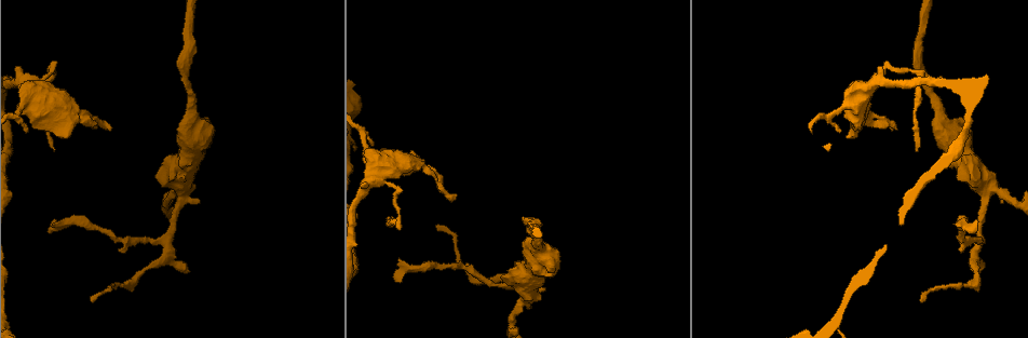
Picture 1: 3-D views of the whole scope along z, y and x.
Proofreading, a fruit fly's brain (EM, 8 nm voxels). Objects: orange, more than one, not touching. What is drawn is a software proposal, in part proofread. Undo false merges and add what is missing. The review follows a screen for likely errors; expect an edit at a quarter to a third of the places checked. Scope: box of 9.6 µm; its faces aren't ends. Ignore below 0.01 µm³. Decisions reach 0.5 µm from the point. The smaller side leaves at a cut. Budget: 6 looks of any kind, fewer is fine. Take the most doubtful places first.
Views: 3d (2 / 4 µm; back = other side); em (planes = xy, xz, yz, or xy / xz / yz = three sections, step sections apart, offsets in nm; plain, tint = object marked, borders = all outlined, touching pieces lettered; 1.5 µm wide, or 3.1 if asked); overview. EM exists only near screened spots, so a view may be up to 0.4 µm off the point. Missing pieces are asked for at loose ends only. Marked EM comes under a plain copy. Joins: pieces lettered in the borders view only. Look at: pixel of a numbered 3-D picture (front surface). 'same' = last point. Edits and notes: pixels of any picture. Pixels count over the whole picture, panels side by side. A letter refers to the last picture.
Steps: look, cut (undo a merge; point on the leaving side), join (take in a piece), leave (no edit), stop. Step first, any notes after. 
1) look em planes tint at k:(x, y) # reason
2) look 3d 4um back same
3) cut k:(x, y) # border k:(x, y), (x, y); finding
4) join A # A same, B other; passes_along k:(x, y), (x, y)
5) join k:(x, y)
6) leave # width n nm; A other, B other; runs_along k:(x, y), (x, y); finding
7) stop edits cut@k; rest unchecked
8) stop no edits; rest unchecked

look 3d 4um back at 1:(977, 221)

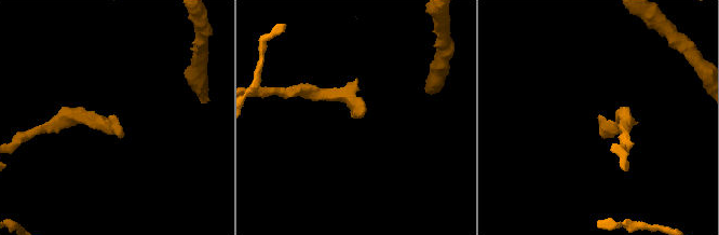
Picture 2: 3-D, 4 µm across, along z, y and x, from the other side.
look em 3.1um planes borders at 2:(599, 116) # now the EM

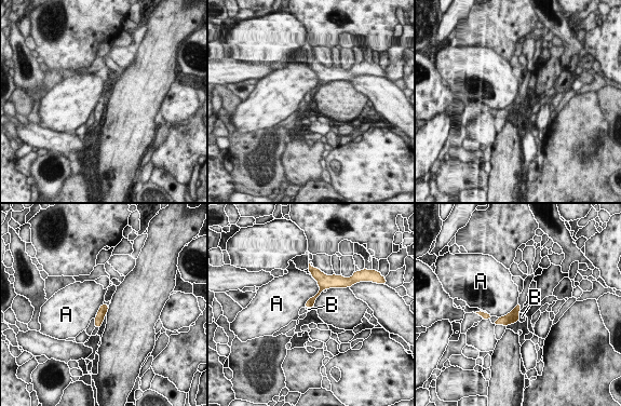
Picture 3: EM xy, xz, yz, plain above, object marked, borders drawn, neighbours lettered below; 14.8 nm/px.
join B # A other, B same; passes_along 3:(513, 316), (518, 316), (522, 316); the neuron continues

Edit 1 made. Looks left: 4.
look overview

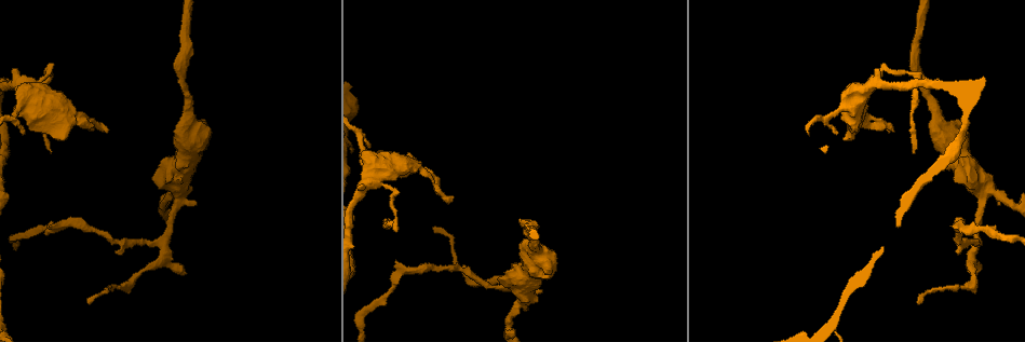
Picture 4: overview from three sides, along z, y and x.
look 3d 4um at 4:(370, 146) # tapers out

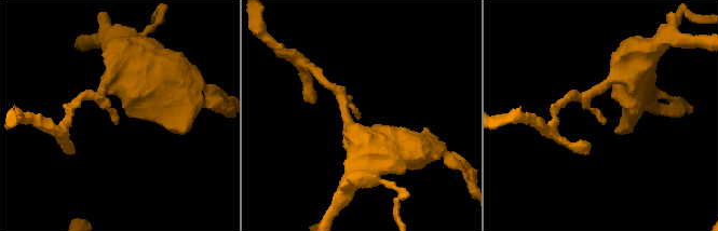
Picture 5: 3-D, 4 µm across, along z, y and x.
look em planes borders at 5:(357, 116)

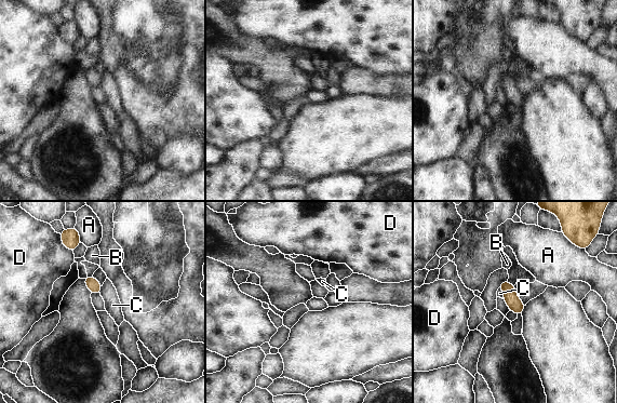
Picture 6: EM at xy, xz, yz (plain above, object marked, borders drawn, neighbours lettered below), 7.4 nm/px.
leave # A other, B other, C other, D other; border 6:(103, 285), (99, 293); no lettered piece goes on from it

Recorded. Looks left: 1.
stop edits join@3; rest unchecked

